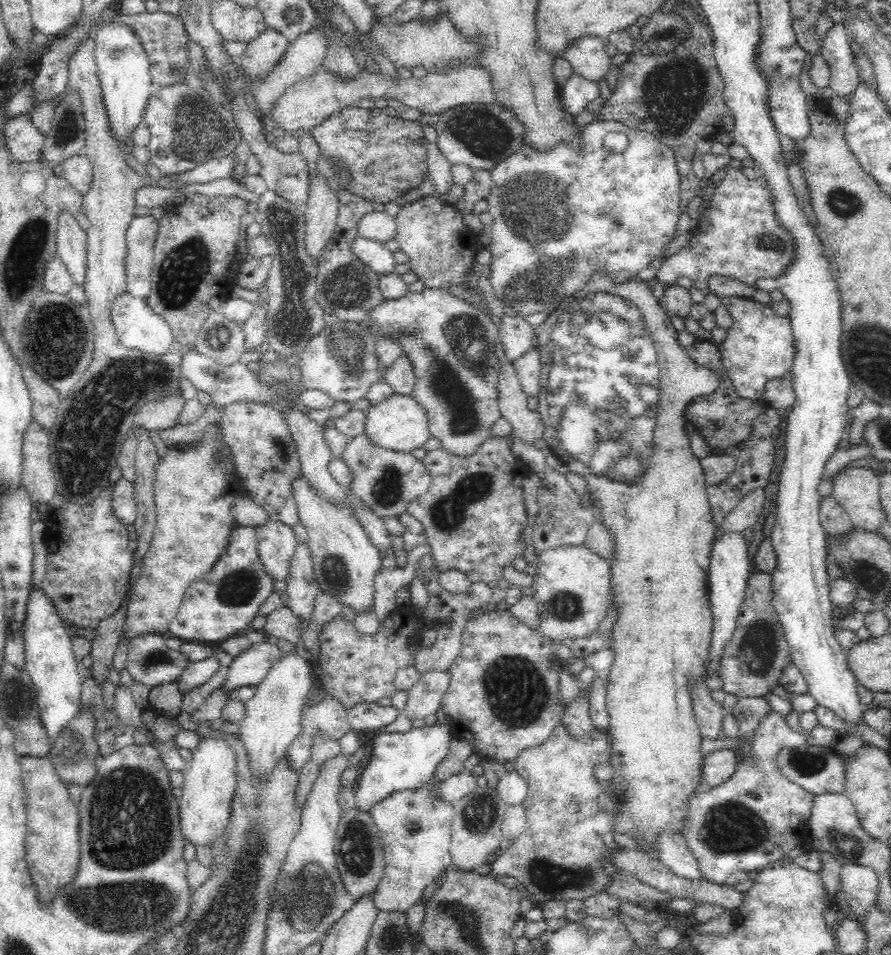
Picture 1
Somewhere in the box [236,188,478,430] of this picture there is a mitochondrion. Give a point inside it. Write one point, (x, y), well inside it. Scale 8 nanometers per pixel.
(350, 287)

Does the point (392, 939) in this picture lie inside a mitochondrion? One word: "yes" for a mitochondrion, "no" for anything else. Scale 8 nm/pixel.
yes

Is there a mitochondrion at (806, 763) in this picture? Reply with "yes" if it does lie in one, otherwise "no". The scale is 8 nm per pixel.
yes

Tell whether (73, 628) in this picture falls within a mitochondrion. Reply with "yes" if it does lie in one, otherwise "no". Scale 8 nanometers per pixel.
no

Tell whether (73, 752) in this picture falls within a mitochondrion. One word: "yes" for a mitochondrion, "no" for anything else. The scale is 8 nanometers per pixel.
yes

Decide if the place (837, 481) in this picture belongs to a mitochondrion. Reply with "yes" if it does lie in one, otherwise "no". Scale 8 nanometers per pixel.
no

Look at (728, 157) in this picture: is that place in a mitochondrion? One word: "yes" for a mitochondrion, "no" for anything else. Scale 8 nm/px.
no

